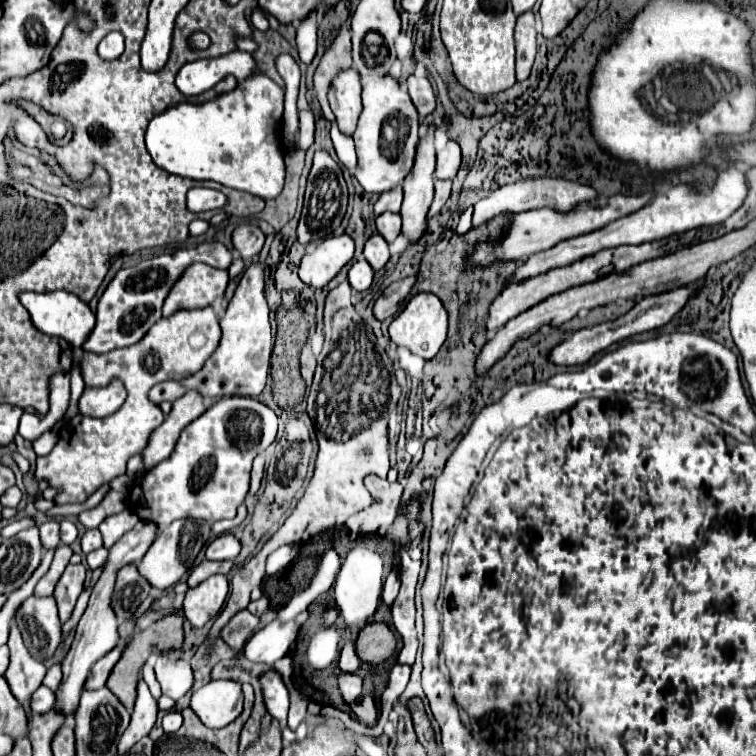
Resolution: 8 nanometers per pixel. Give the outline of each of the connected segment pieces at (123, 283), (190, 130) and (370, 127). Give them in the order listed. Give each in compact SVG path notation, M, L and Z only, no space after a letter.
M207 242L207 244L199 244L197 248L185 248L185 250L177 250L175 254L143 260L133 268L121 268L117 276L109 282L103 296L99 298L97 324L83 348L95 354L105 354L105 352L139 342L147 334L147 330L157 320L161 320L163 300L167 298L167 292L171 292L175 280L179 280L179 276L187 270L187 266L195 262L205 262L209 266L229 268L231 260L233 260L231 252L223 244Z
M257 72L233 92L215 100L205 104L183 102L155 116L145 134L147 150L159 168L175 176L215 180L271 200L283 190L285 180L281 146L283 98L285 90L263 72Z
M375 76L363 84L363 112L359 116L353 140L357 148L355 178L365 192L383 194L403 182L413 168L415 148L419 144L419 112L409 94L391 76Z

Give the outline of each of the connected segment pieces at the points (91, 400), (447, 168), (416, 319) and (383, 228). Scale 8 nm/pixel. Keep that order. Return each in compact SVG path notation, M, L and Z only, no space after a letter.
M113 380L105 388L85 388L79 398L79 412L93 418L105 418L121 408L125 402L125 388L119 380Z
M449 140L439 152L437 152L437 170L435 170L435 176L437 178L447 178L451 180L457 170L461 166L461 148L457 142Z
M429 292L415 294L407 302L403 312L391 322L389 336L397 346L405 346L413 354L417 354L417 356L421 356L425 360L431 360L439 352L441 344L447 338L447 312L445 312L441 300L435 294L429 294Z
M385 212L377 216L377 232L391 244L401 232L401 216L393 212Z

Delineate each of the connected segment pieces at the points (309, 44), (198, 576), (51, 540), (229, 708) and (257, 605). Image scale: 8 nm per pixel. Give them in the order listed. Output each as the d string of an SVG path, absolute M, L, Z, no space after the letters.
M313 12L313 16L309 16L307 20L301 20L297 26L297 50L301 62L311 64L317 44L315 40L317 40L317 12Z
M203 560L189 576L187 584L189 588L201 584L203 580L207 580L213 574L229 574L229 570L233 568L233 560L223 560L223 562L211 562L211 560Z
M55 520L45 522L43 526L39 526L41 532L41 544L43 544L43 552L53 550L55 546L59 546L59 524Z
M211 680L193 692L191 708L207 728L225 728L243 712L241 684L235 680Z
M261 596L259 600L251 601L247 607L247 610L255 616L263 616L265 612L270 608L270 602L267 596Z

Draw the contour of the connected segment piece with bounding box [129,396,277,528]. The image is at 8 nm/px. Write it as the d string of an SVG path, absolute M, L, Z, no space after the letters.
M221 398L181 432L175 450L167 460L159 462L155 468L147 470L141 478L133 482L129 492L129 508L139 516L139 520L153 522L159 528L165 528L177 518L193 518L207 522L233 518L237 514L237 508L245 502L255 456L263 452L275 440L275 436L277 416L269 406L253 398Z

